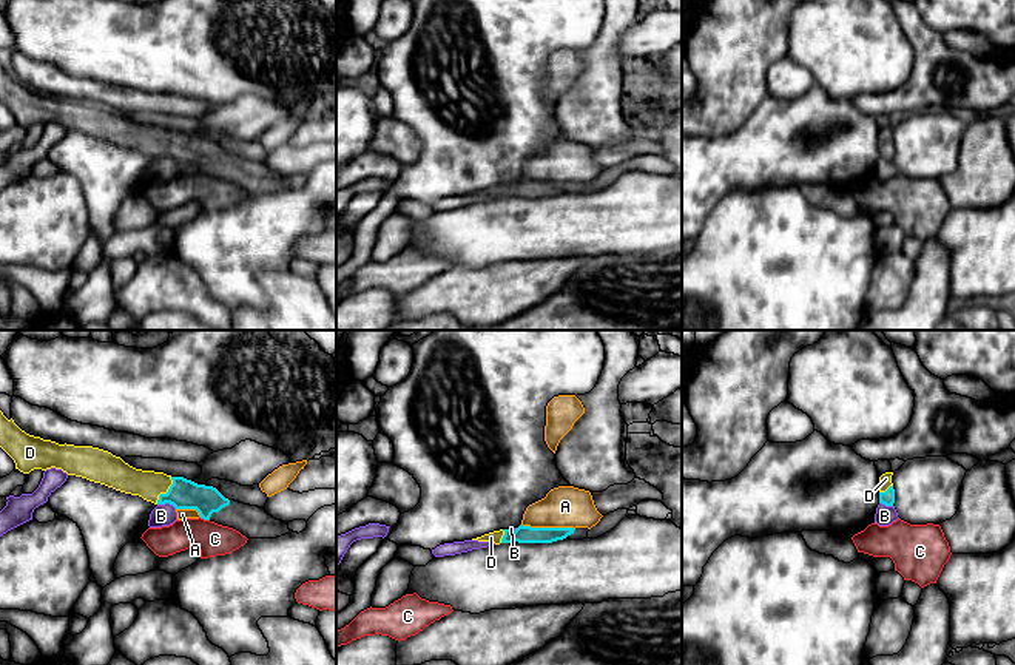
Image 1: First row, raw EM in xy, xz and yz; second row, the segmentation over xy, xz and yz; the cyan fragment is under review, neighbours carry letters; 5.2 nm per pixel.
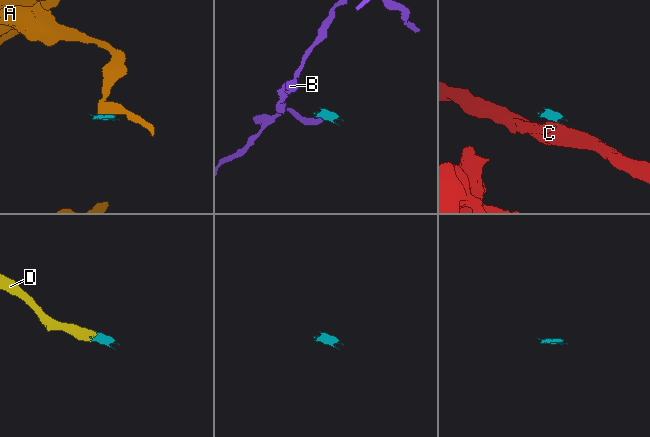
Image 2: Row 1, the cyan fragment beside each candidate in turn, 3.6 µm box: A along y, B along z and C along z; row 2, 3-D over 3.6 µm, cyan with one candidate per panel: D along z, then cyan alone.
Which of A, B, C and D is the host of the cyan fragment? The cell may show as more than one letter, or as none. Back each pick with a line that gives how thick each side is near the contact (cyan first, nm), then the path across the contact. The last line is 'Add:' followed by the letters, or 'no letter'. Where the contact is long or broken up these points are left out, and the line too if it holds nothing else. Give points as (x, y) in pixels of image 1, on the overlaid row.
D: Thickness 160 nm (cyan) against 150 nm. Path across: xy (184, 494), (167, 492), (148, 485)
Add: D

